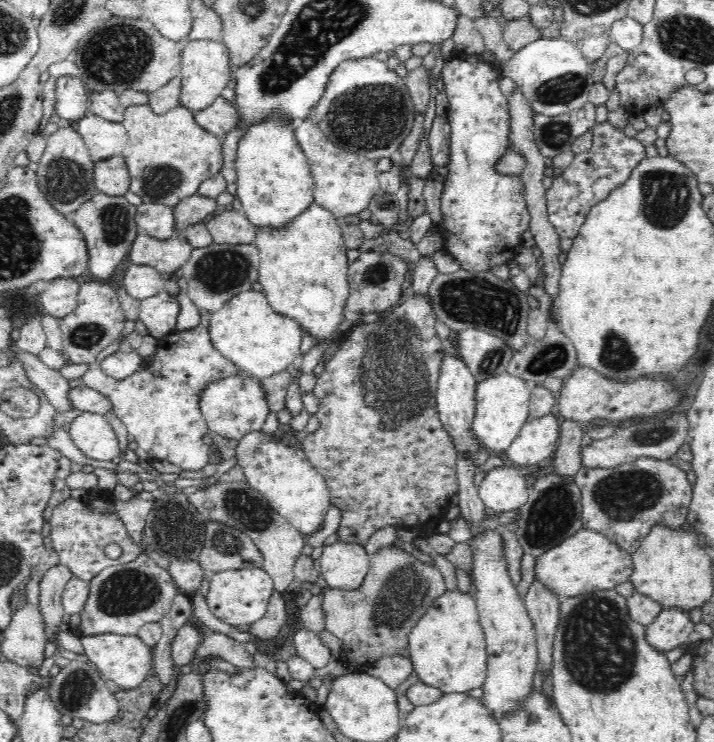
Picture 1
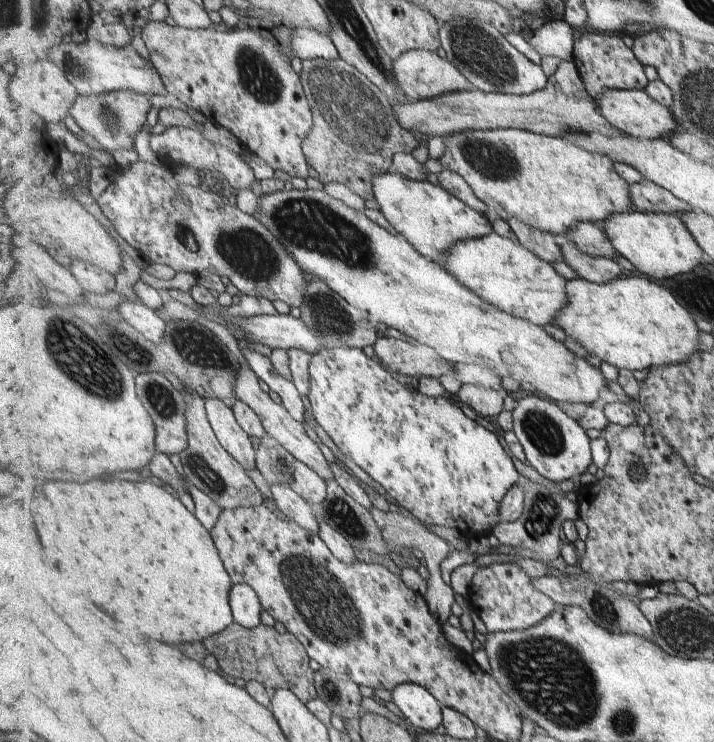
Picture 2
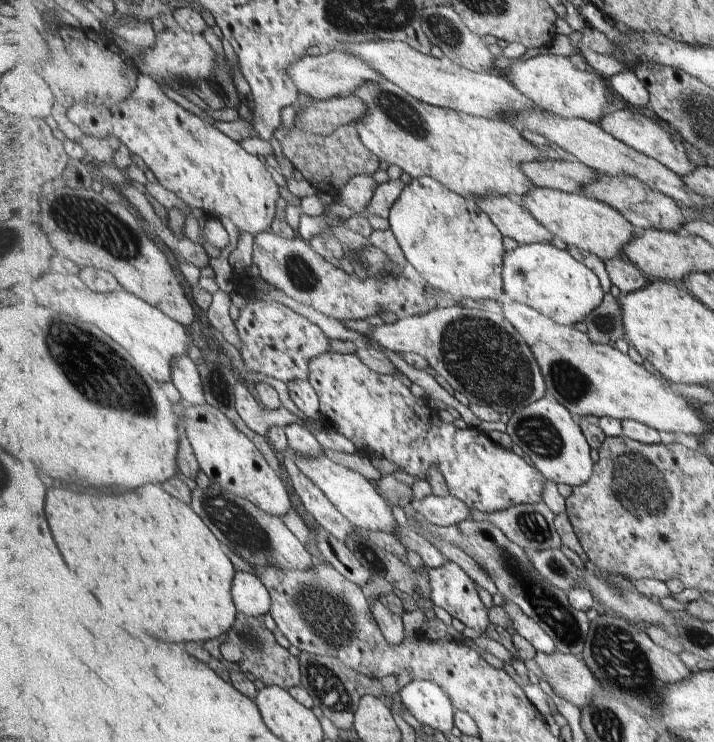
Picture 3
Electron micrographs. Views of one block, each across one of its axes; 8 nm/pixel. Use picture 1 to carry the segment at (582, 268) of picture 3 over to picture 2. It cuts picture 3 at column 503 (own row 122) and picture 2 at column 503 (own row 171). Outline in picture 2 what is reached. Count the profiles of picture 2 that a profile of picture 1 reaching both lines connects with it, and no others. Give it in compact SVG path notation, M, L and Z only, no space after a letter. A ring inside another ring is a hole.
M494 231L480 238L457 242L447 250L439 264L485 302L541 326L552 324L559 312L569 304L568 280L557 272L555 266L535 256L520 241L499 236Z

